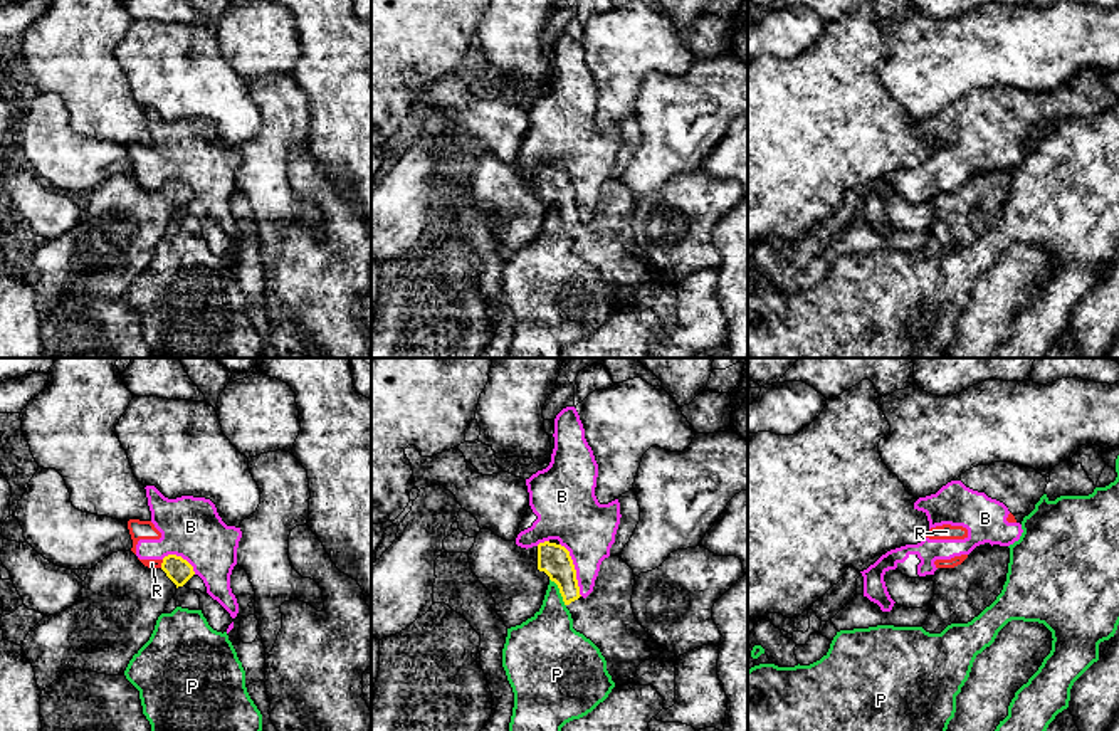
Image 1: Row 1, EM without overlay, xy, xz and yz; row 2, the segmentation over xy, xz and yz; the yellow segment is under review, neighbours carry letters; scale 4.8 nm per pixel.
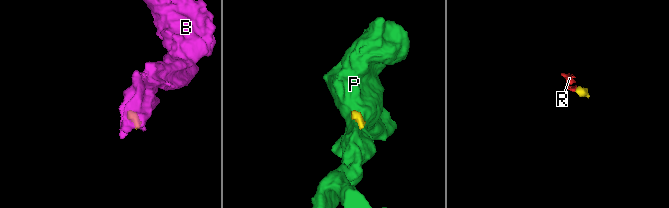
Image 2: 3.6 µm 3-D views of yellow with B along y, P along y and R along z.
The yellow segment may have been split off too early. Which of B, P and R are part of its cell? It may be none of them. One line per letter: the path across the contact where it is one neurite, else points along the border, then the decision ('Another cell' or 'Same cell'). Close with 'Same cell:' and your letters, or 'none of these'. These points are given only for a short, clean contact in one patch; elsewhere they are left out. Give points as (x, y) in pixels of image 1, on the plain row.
B: Boundary: xz (560, 167), (568, 175), (582, 219). Another cell
P: Boundary: xz (550, 202), (556, 209), (565, 229). Another cell
R: Boundary: xy (163, 184), (160, 190). Another cell
Same cell: none of these

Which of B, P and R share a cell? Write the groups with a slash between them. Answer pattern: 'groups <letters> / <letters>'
groups B R / P

